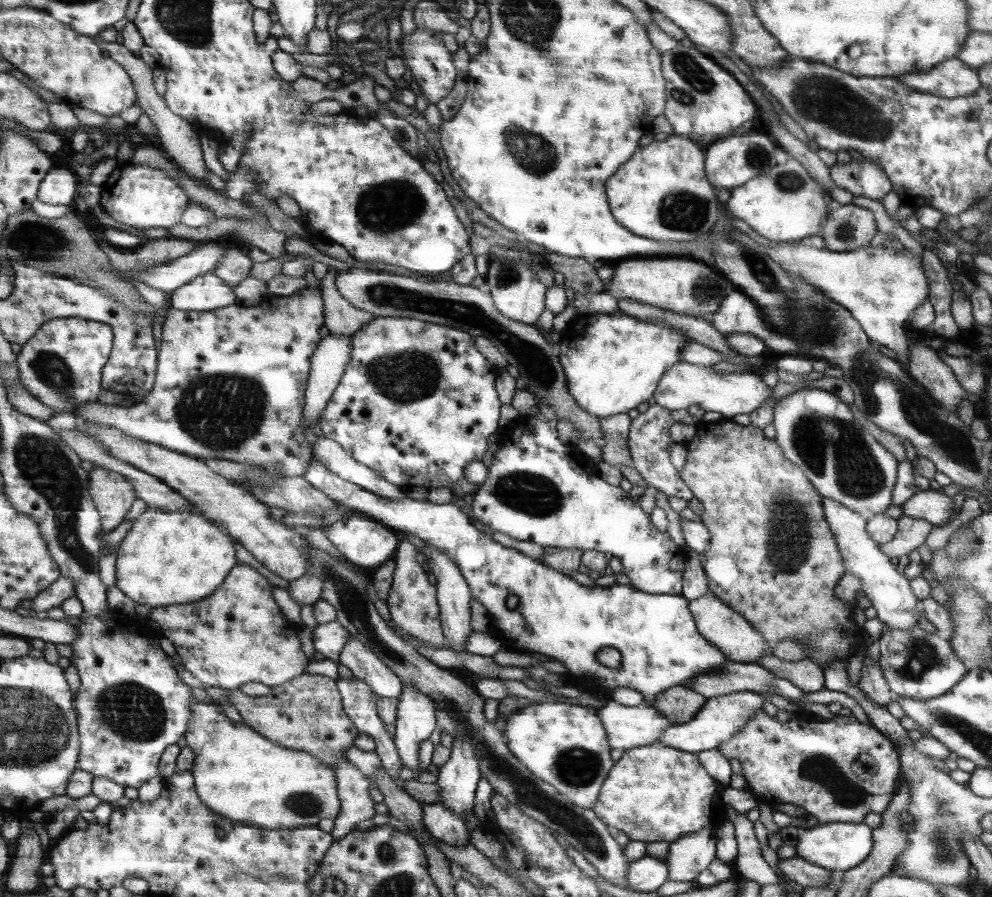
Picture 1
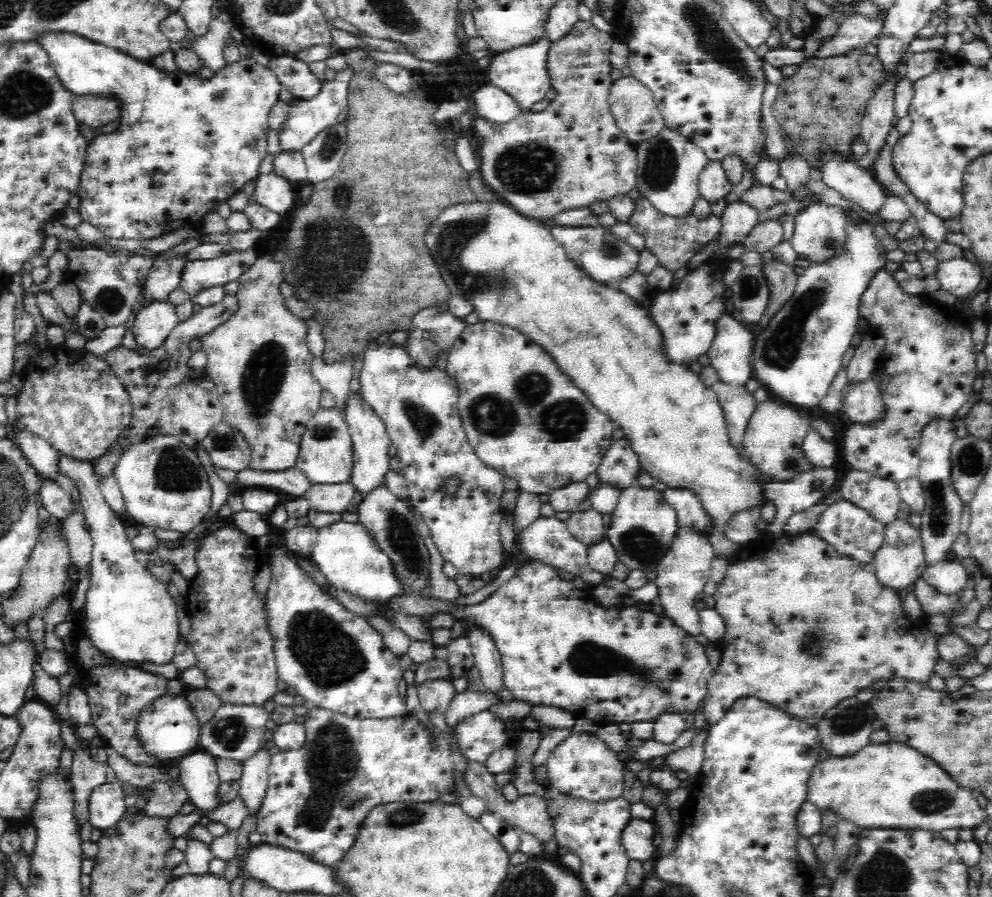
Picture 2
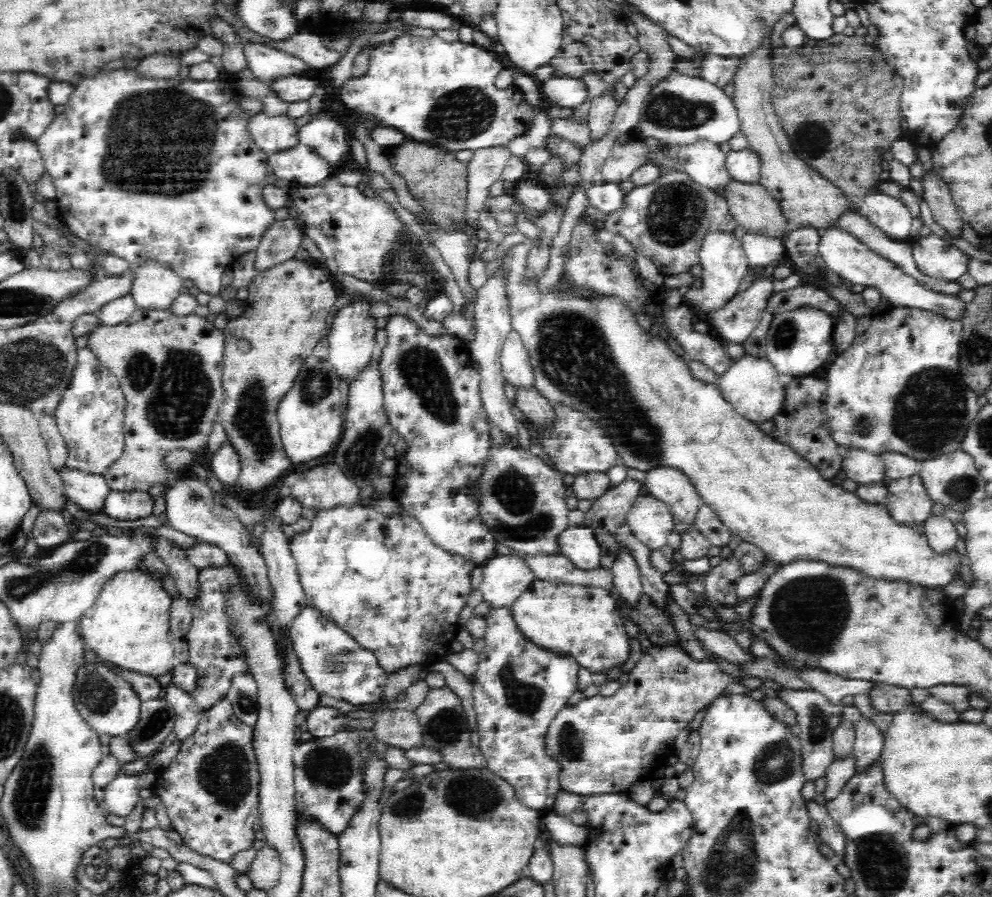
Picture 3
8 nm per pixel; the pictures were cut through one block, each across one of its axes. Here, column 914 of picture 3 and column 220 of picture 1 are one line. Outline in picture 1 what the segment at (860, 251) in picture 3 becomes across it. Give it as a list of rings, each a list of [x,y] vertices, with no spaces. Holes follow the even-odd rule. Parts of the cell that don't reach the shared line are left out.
[[[211,271],[190,280],[167,296],[167,305],[187,312],[211,311],[236,302],[232,288]]]

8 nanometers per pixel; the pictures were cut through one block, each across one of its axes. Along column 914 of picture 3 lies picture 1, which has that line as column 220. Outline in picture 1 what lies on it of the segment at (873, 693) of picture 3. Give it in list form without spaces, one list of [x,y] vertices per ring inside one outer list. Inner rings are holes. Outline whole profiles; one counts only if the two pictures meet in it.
[[[302,674],[299,678],[292,679],[289,683],[270,687],[269,694],[252,697],[242,693],[239,689],[228,691],[225,700],[217,702],[222,709],[233,706],[242,718],[242,723],[256,730],[260,736],[268,738],[275,745],[291,750],[297,750],[320,760],[327,768],[335,768],[338,762],[346,759],[346,750],[351,748],[353,740],[359,734],[356,725],[352,723],[343,709],[339,688],[336,681],[322,675]]]

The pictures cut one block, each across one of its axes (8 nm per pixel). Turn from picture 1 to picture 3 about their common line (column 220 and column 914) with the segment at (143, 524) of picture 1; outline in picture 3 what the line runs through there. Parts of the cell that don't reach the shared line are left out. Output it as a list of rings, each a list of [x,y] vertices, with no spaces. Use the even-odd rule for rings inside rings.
[[[524,242],[524,243],[517,243],[509,248],[506,248],[502,250],[501,254],[502,256],[498,257],[497,261],[498,262],[498,270],[496,272],[488,272],[486,270],[486,275],[488,276],[488,279],[493,279],[494,277],[500,277],[502,281],[504,281],[504,295],[506,295],[506,299],[508,299],[508,309],[510,309],[510,324],[512,325],[512,329],[514,329],[519,335],[520,338],[522,339],[523,345],[526,347],[526,350],[529,352],[529,359],[530,362],[532,363],[533,366],[533,371],[535,374],[535,389],[541,394],[544,395],[548,400],[566,400],[566,404],[574,404],[574,408],[586,408],[586,412],[594,412],[594,416],[598,416],[598,420],[606,420],[606,428],[610,428],[610,432],[614,432],[614,440],[618,440],[618,452],[617,452],[617,459],[622,462],[628,469],[634,469],[634,470],[639,470],[642,472],[650,472],[650,469],[654,468],[674,468],[675,470],[681,470],[683,474],[687,478],[690,479],[690,483],[695,487],[695,490],[697,491],[697,494],[699,497],[702,499],[704,502],[704,506],[708,506],[716,515],[719,516],[719,520],[730,530],[730,533],[732,533],[733,536],[739,537],[741,541],[750,543],[753,545],[756,545],[758,548],[762,549],[762,552],[765,554],[767,558],[770,558],[772,560],[777,560],[780,565],[785,565],[790,562],[793,562],[794,560],[820,560],[821,562],[826,562],[830,566],[838,566],[838,567],[848,567],[852,568],[854,570],[858,570],[868,576],[869,578],[874,578],[874,579],[882,579],[882,580],[905,580],[905,582],[910,582],[911,584],[919,584],[919,586],[926,586],[927,588],[944,588],[948,582],[950,582],[950,578],[956,574],[956,576],[964,576],[966,579],[966,582],[968,585],[973,583],[973,572],[970,571],[970,562],[968,560],[968,556],[961,556],[958,554],[956,549],[946,552],[946,555],[938,555],[938,552],[932,551],[930,549],[930,544],[928,544],[928,541],[926,539],[926,536],[924,536],[923,533],[919,533],[918,530],[915,530],[913,528],[909,528],[909,526],[906,525],[901,525],[897,524],[891,518],[890,513],[886,511],[886,508],[882,505],[872,505],[872,504],[867,504],[866,501],[862,501],[861,498],[857,496],[856,493],[852,492],[847,492],[844,490],[844,488],[841,488],[840,484],[833,480],[826,480],[822,475],[820,475],[820,472],[818,472],[818,469],[816,467],[812,466],[810,462],[806,461],[802,456],[799,456],[798,453],[793,449],[787,446],[787,444],[782,444],[781,442],[778,442],[776,439],[771,437],[769,434],[762,432],[756,423],[753,423],[752,421],[742,418],[735,410],[734,407],[727,401],[724,400],[724,397],[722,396],[722,393],[719,391],[719,386],[717,383],[705,383],[702,382],[701,380],[696,380],[694,376],[692,376],[690,367],[687,365],[687,359],[685,357],[680,357],[678,356],[672,349],[670,349],[670,345],[665,341],[664,338],[660,337],[658,334],[656,336],[651,336],[651,332],[649,330],[644,330],[643,328],[640,328],[640,325],[636,322],[635,315],[631,310],[629,310],[629,306],[623,302],[623,300],[620,300],[616,296],[600,296],[597,300],[592,299],[592,298],[579,298],[577,294],[573,294],[573,290],[571,288],[573,287],[573,284],[568,284],[568,286],[561,286],[559,284],[559,280],[563,277],[563,274],[565,271],[561,272],[560,278],[558,279],[557,283],[555,283],[553,286],[549,288],[548,291],[542,292],[539,288],[540,285],[540,279],[544,276],[545,271],[548,269],[546,268],[544,271],[536,272],[536,274],[532,274],[532,276],[529,276],[526,271],[526,266],[528,266],[528,251],[530,248],[529,242]]]

